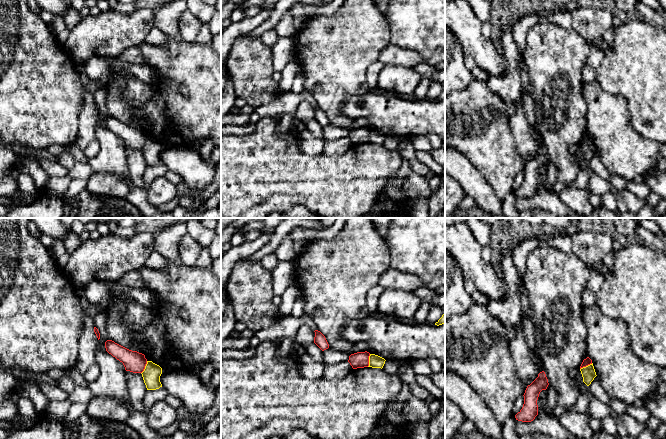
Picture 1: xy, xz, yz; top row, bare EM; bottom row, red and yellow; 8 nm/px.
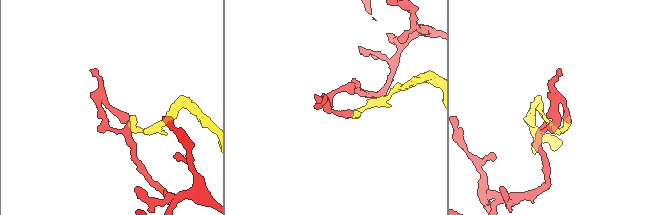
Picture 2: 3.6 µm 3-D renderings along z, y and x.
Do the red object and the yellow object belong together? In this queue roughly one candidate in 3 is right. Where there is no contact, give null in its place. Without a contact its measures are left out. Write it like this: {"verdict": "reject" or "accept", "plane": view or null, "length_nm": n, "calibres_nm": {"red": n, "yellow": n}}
{"verdict": "reject", "plane": "xz", "length_nm": 110, "calibres_nm": {"red": 130, "yellow": 110}}

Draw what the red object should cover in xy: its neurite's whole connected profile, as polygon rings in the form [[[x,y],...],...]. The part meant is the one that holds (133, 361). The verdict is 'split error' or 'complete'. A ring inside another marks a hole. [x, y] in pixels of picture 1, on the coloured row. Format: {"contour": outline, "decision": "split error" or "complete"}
{"contour": [[[112,340],[105,342],[106,351],[123,363],[125,370],[133,373],[142,373],[147,364],[145,355],[137,351],[129,350]]], "decision": "complete"}

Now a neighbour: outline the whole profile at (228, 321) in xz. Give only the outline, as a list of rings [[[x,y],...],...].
[[[227,297],[228,305],[221,318],[221,342],[228,339],[230,334],[235,330],[236,318],[234,316],[231,299]]]

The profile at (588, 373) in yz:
[[[593,363],[583,367],[580,369],[582,377],[583,377],[583,382],[589,386],[591,384],[591,382],[594,380],[594,378],[597,376]]]

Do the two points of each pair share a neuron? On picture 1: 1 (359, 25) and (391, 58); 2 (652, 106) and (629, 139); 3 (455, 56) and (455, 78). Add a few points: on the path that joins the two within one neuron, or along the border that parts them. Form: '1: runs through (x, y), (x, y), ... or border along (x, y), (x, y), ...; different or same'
1: border along (389, 43), (381, 51), (378, 60); different
2: border along (628, 108), (631, 126), (641, 135), (655, 141); different
3: runs through (455, 61), (455, 73); same

